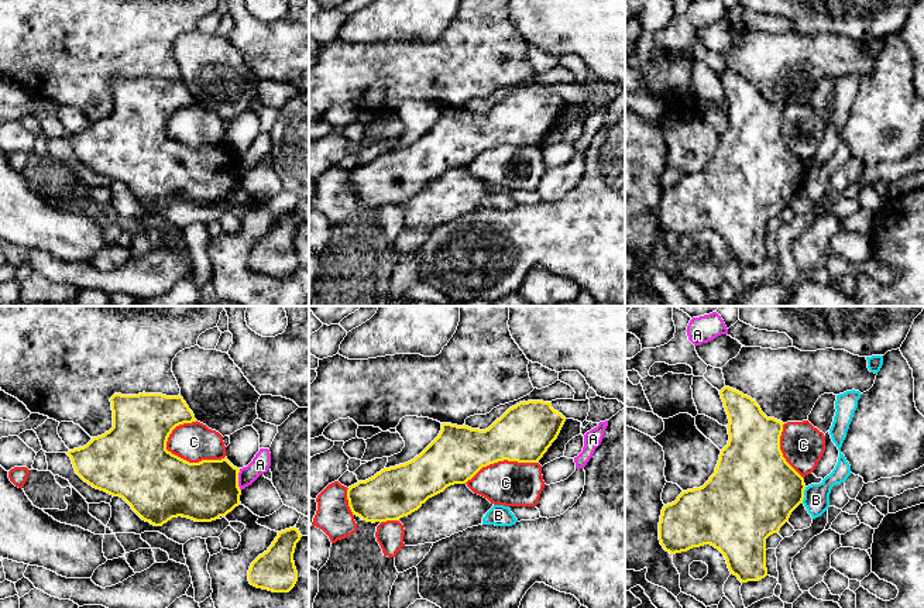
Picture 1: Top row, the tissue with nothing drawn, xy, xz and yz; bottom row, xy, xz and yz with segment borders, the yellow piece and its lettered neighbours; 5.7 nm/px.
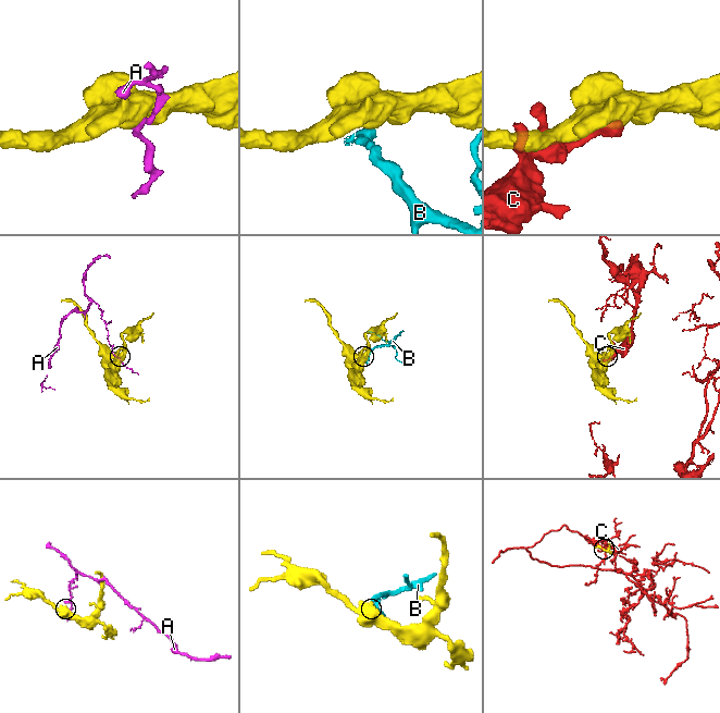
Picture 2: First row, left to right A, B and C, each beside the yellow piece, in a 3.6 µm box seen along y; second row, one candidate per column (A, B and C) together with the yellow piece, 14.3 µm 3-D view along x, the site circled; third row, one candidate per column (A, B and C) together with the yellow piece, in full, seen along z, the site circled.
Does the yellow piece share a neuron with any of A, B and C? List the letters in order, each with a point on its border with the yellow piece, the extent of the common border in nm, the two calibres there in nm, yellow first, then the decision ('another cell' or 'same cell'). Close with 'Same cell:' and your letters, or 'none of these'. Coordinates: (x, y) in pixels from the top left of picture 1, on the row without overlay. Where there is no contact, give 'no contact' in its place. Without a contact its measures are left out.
A: xy (237, 164) | 130 nm | 340/110 nm | another cell
B: yz (803, 179) | 100 nm | 440/140 nm | another cell
C: xy (192, 147) | 360 nm | 400/220 nm | another cell
Same cell: none of these

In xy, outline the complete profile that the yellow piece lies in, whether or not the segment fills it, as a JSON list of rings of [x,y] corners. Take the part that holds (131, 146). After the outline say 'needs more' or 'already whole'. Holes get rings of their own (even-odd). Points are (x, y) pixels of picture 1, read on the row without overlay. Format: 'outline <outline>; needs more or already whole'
outline [[[114,78],[110,86],[113,111],[102,120],[92,121],[86,130],[66,137],[85,166],[123,182],[142,205],[154,210],[162,210],[178,200],[195,206],[212,206],[241,188],[240,152],[227,141],[189,147],[166,134],[168,121],[176,110],[196,106],[181,79]]]; already whole

